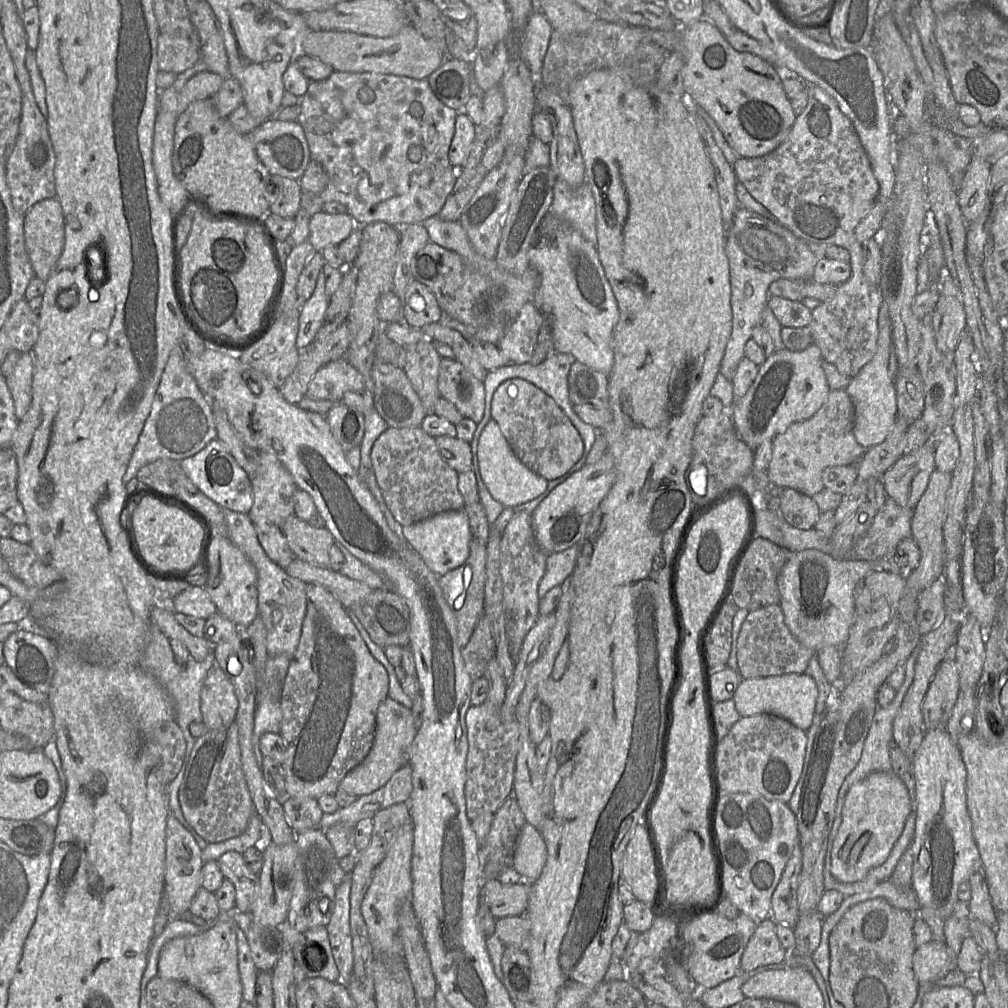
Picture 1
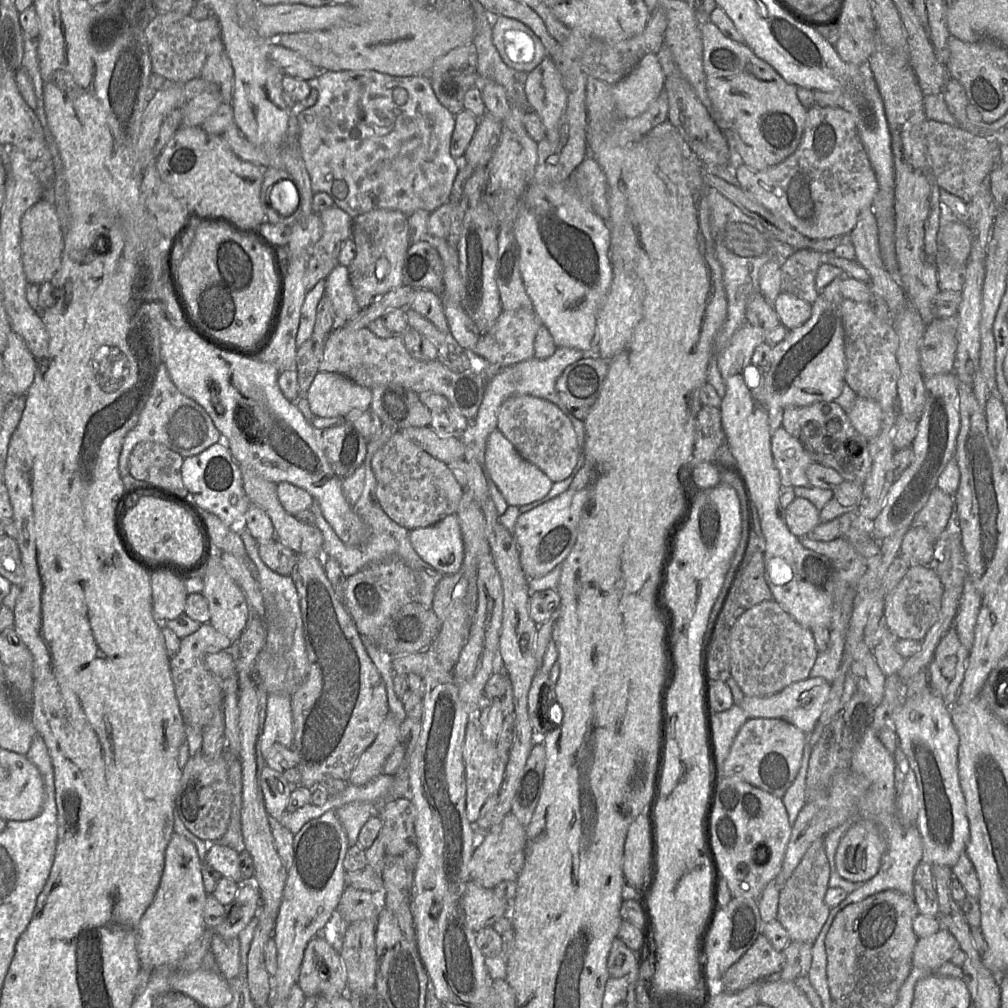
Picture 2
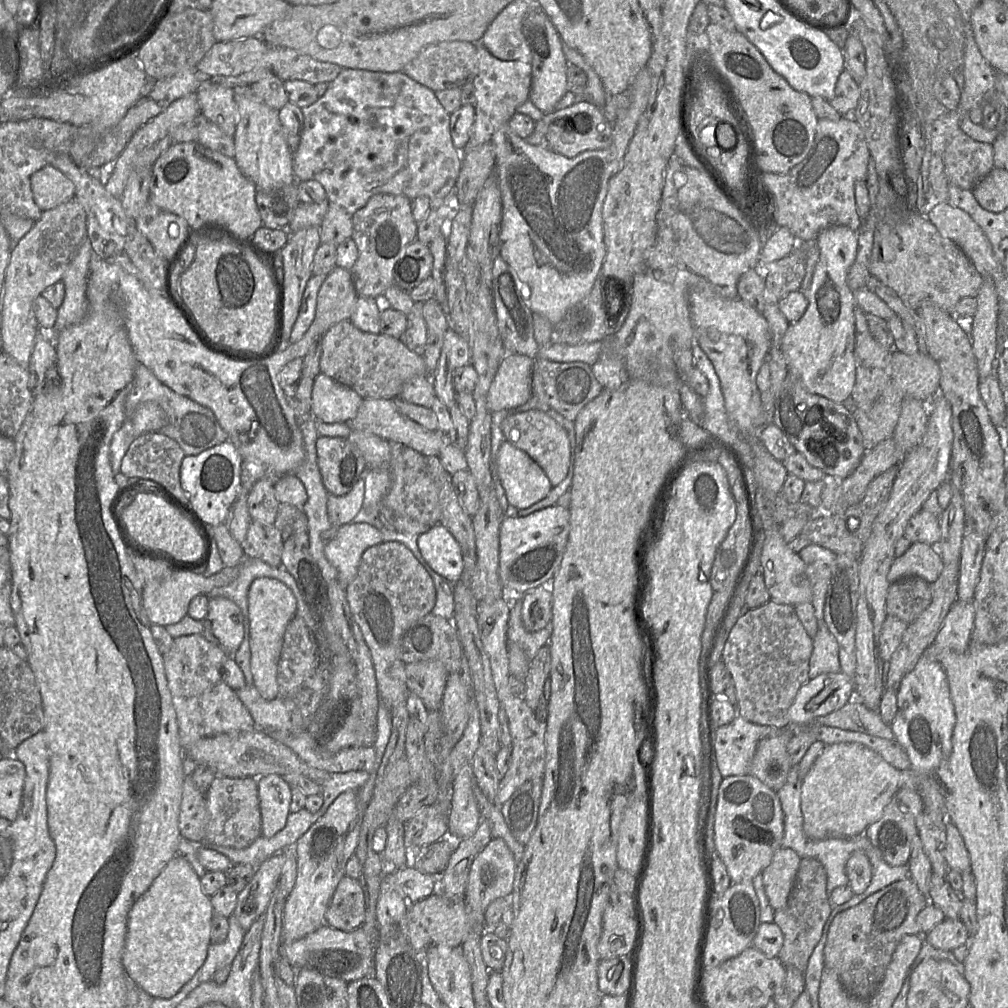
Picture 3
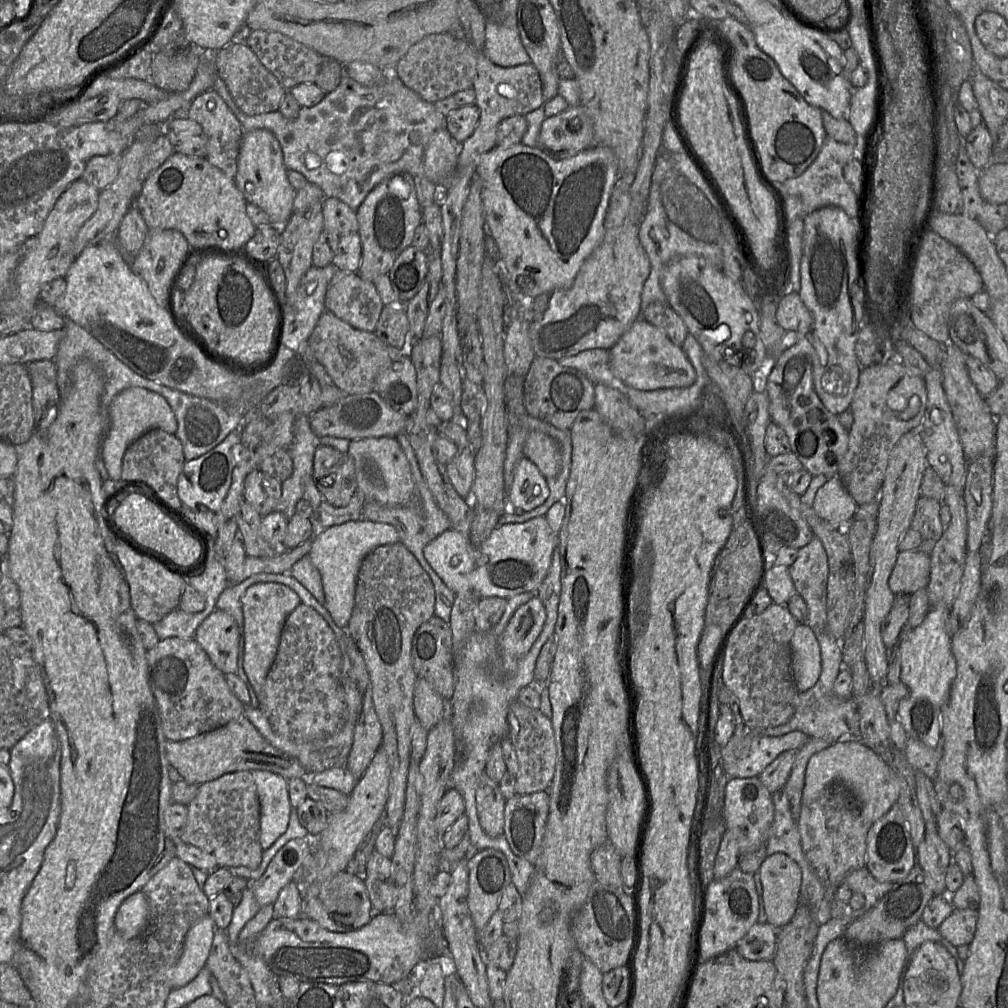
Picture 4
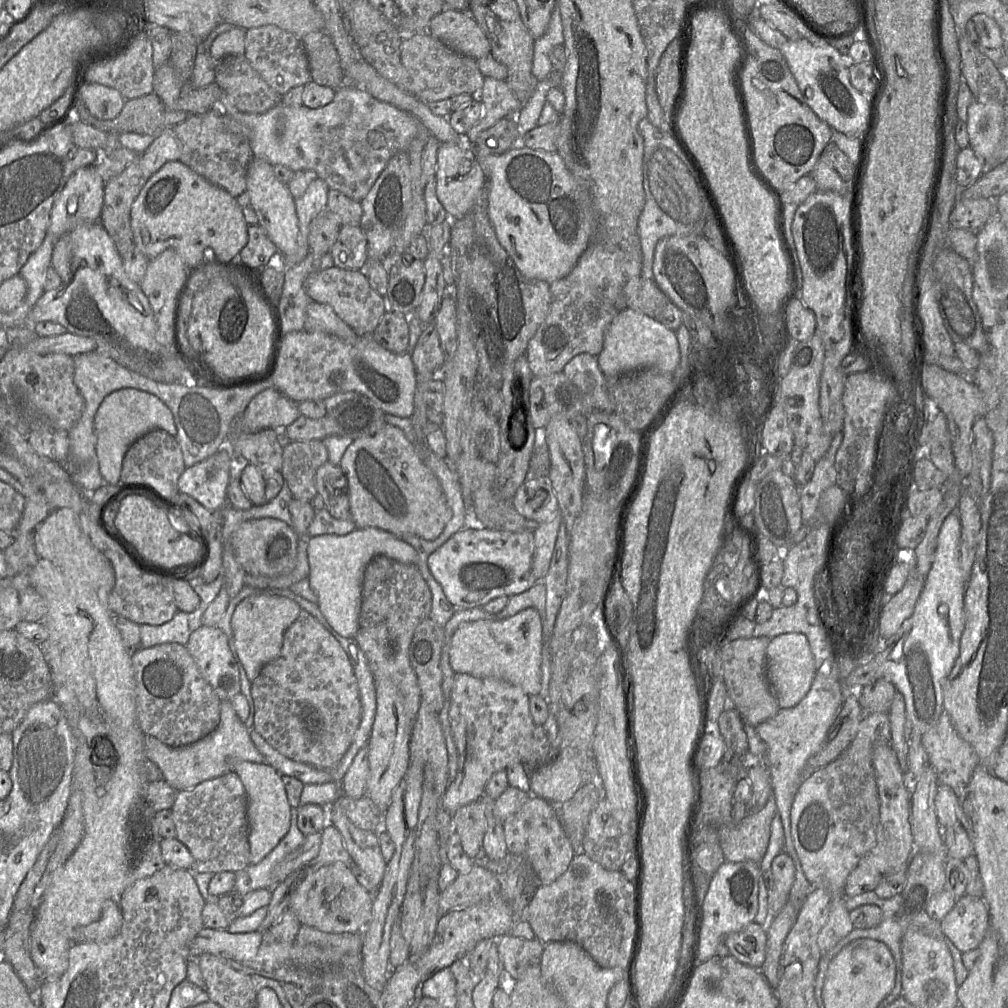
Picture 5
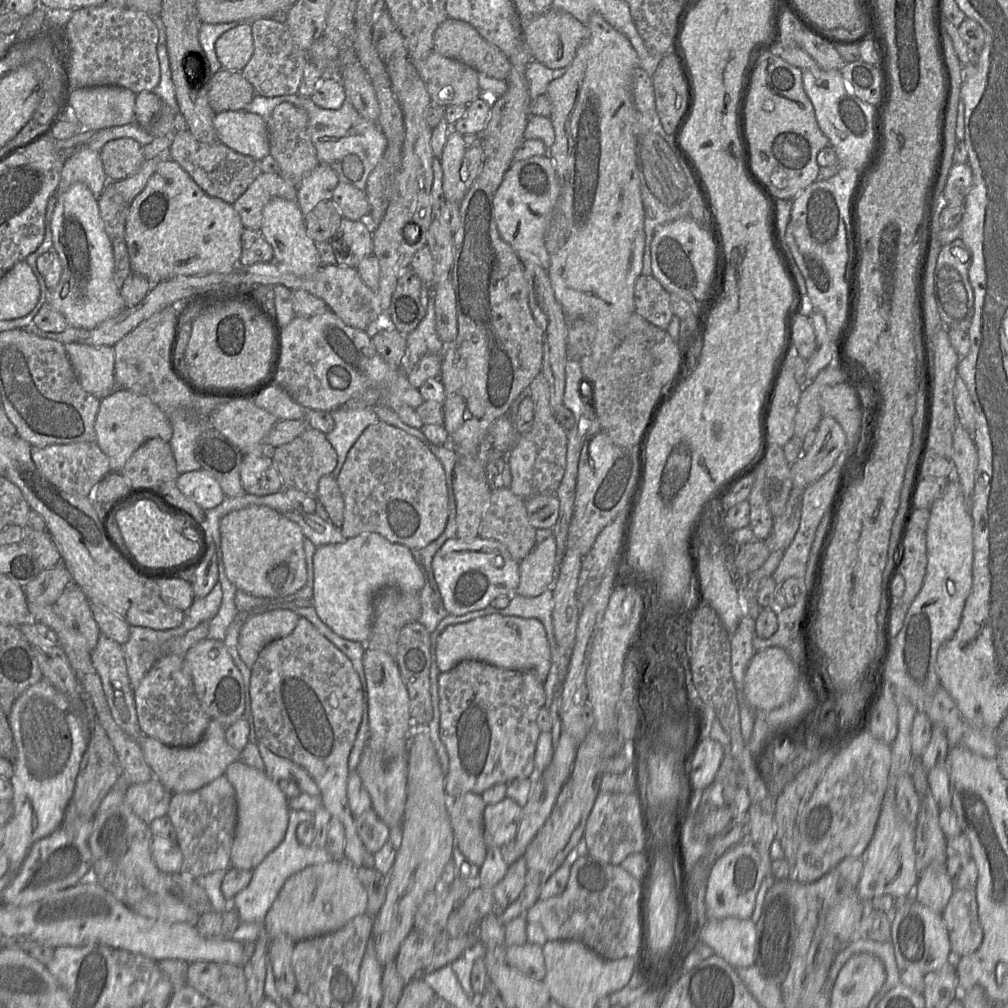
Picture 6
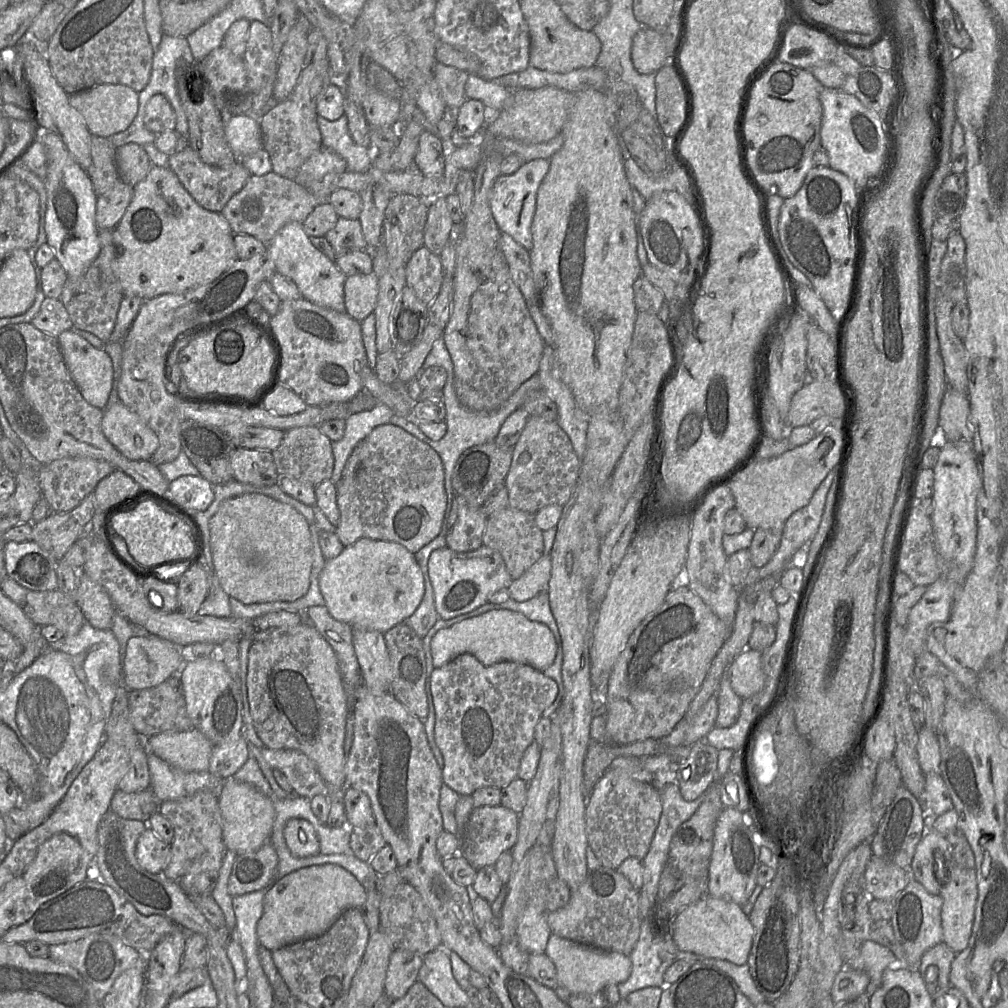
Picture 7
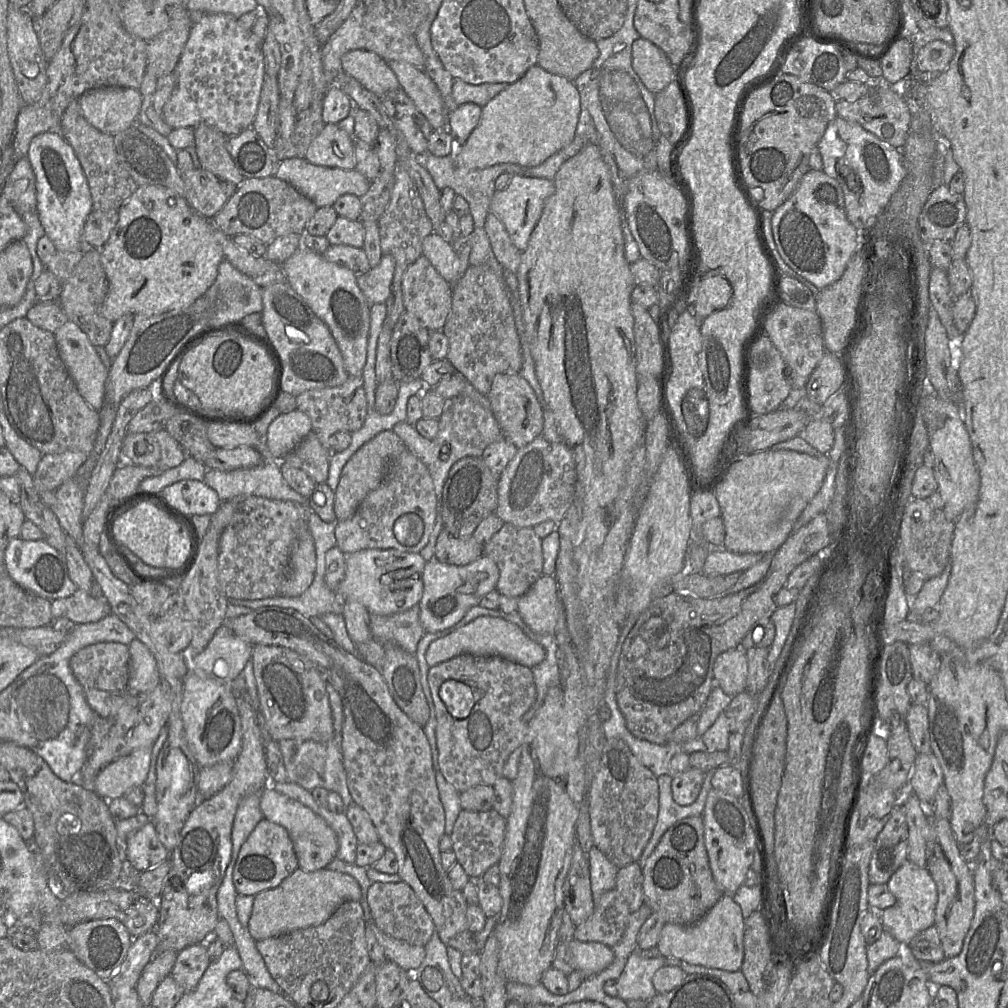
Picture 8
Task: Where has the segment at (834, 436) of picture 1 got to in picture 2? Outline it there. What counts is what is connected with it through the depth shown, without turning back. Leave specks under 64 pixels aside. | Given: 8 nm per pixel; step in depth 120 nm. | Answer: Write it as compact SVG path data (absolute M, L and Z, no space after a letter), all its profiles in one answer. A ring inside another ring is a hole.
M782 426L771 435L771 451L780 473L781 485L812 487L806 470L814 460L803 444Z

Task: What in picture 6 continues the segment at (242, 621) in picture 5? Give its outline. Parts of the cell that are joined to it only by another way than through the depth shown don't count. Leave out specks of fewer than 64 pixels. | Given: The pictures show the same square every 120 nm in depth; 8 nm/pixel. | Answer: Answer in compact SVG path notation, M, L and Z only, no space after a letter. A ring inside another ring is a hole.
M273 609L250 615L241 627L237 649L241 660L252 668L260 651L271 641L289 635L299 616L289 609Z

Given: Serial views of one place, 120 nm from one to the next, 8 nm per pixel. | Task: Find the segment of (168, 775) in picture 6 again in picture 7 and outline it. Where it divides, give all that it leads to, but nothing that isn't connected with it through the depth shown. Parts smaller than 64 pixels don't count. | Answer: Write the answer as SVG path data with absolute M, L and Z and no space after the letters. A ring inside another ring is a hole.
M197 728L187 731L168 731L148 738L148 747L156 756L184 771L208 771L214 744Z

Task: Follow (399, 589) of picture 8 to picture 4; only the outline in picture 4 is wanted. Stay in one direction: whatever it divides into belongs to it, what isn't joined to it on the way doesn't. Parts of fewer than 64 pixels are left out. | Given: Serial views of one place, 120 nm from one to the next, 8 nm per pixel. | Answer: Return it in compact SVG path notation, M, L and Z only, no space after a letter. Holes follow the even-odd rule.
M364 519L327 528L313 539L308 556L322 577L324 607L339 628L346 629L349 624L355 604L357 575L364 557L379 546L399 542L400 537L393 526Z

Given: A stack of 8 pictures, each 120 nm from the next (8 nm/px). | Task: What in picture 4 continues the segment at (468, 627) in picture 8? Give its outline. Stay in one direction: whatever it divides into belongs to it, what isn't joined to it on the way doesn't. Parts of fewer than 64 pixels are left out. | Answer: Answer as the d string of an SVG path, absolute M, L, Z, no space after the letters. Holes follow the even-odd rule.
M538 595L515 611L497 640L502 666L509 673L515 671L517 661L530 650L539 637L546 618L545 606Z

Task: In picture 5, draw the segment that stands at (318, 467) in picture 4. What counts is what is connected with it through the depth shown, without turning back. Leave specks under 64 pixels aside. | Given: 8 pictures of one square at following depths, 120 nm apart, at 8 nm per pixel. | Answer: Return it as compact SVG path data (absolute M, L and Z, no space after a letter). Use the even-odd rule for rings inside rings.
M322 464L315 474L315 486L332 517L350 518L348 480L340 465Z

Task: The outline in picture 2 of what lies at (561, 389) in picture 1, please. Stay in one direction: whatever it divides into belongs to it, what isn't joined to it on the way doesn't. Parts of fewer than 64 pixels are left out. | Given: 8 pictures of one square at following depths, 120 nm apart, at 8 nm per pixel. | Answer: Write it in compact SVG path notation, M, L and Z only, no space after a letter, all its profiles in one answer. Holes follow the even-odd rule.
M557 347L554 354L549 358L538 359L536 357L533 357L526 361L522 361L508 367L502 367L501 369L497 369L491 375L490 379L486 384L483 402L479 408L477 416L471 422L471 426L469 429L469 442L471 444L471 447L474 451L474 454L479 464L481 465L481 468L482 468L482 465L484 465L484 453L485 453L487 438L490 435L490 433L497 428L497 416L498 416L499 408L506 399L512 396L530 395L530 396L534 396L534 397L552 402L569 418L576 432L577 443L579 448L579 458L570 476L563 481L553 483L550 491L543 498L536 500L530 504L519 507L519 511L521 514L524 514L538 507L539 505L546 503L547 501L557 497L558 495L560 495L561 493L569 489L569 486L574 480L578 471L584 465L584 461L585 461L584 421L577 419L562 402L556 390L556 381L569 365L584 358L586 355L594 355L594 354L586 354L576 348Z

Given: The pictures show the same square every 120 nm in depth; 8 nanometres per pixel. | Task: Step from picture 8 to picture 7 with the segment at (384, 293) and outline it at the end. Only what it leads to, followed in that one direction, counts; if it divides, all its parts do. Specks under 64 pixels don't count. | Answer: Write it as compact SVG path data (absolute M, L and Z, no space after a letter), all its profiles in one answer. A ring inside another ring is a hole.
M374 272L348 276L344 285L346 313L361 322L371 314L377 303L378 278Z

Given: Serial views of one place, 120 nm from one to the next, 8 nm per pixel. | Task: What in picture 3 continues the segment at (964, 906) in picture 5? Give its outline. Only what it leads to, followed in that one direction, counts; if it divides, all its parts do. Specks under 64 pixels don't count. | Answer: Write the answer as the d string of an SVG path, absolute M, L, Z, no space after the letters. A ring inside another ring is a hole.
M945 918L924 936L924 941L938 950L953 951L968 945L970 935L961 919Z

